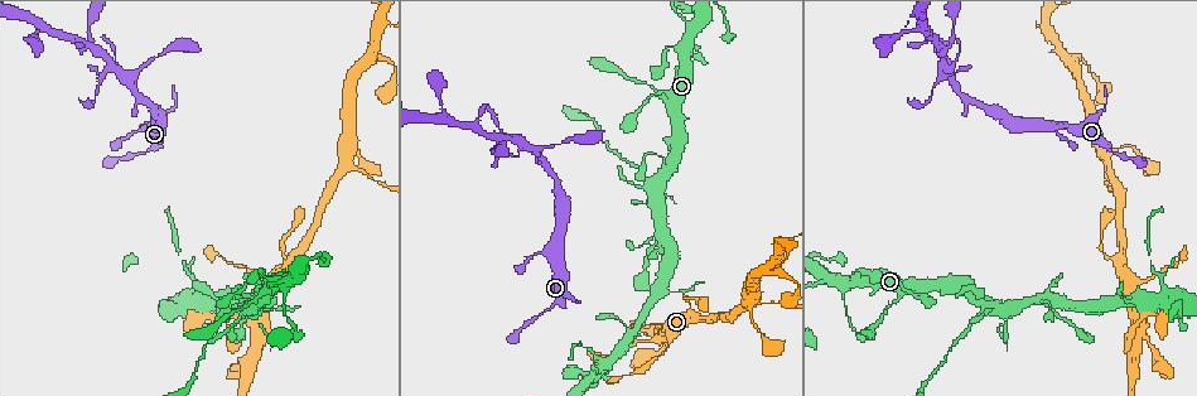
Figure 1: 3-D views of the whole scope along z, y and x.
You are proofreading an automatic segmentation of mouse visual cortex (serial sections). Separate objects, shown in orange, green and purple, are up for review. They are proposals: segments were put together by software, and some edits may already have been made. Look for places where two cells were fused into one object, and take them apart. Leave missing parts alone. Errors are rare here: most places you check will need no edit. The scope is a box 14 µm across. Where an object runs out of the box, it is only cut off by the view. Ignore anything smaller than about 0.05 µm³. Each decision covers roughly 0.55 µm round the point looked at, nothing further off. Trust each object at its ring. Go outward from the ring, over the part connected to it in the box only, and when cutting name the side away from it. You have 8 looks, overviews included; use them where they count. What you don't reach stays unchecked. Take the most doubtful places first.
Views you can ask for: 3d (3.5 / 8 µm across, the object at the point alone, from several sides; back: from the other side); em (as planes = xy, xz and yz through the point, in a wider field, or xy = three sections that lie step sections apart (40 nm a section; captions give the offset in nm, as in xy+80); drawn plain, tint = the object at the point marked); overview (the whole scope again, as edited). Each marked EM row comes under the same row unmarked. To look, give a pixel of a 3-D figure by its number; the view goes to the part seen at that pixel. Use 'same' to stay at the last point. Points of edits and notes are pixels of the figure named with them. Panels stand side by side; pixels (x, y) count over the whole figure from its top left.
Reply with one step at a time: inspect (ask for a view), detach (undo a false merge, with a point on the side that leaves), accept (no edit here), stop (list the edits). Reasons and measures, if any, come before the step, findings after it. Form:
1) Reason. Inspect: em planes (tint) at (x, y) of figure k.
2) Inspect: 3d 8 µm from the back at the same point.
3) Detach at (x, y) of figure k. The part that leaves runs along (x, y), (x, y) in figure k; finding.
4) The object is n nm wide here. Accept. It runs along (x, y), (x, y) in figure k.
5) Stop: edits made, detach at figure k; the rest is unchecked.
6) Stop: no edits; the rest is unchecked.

Inspect: 3d 3.5 µm at (654, 185) of figure 1.

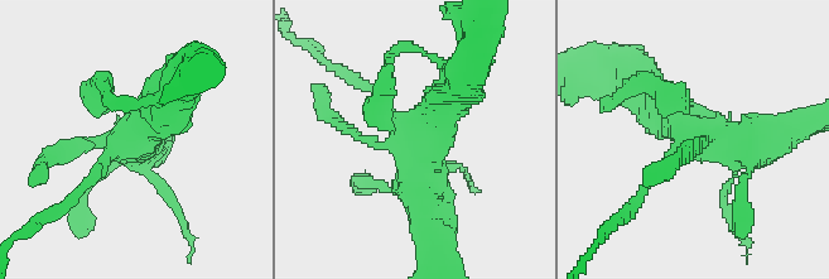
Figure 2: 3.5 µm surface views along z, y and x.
Accept. Continuous, no second cell.

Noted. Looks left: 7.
Calibre changes. Inspect: 3d 3.5 µm at (1161, 284) of figure 1.

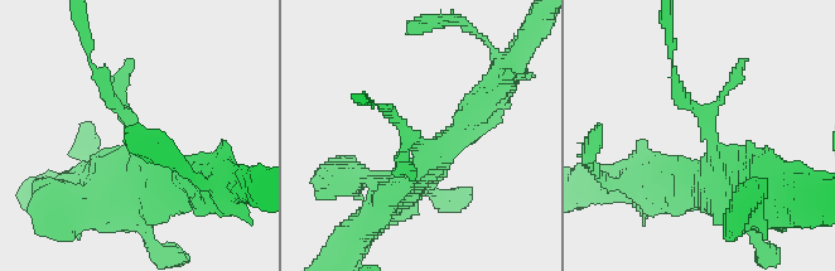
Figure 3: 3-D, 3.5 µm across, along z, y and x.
Inspect: em planes (tint) at (418, 140) of figure 3.

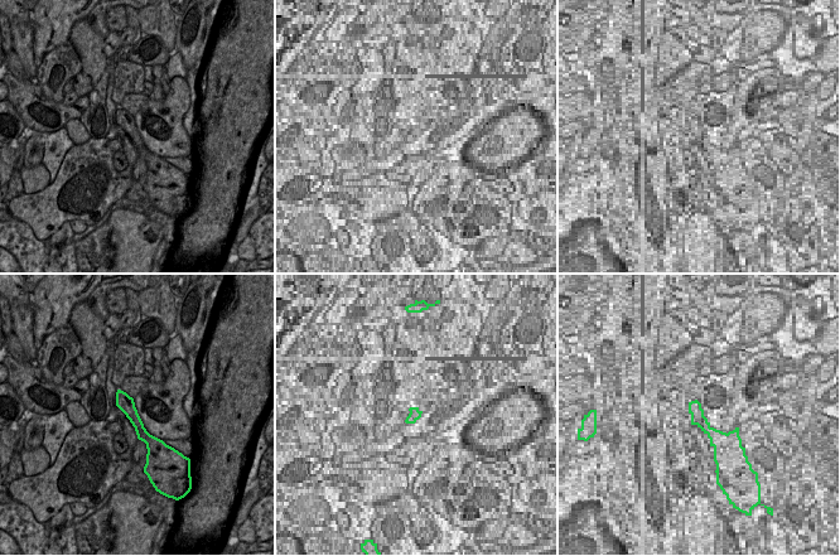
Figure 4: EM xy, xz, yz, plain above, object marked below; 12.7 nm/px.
Accept. It runs along (186, 178), (139, 148), (101, 69) in figure 3; one cell here.

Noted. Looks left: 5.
Three arms meet. Inspect: 3d 3.5 µm from the back at (941, 51) of figure 1.

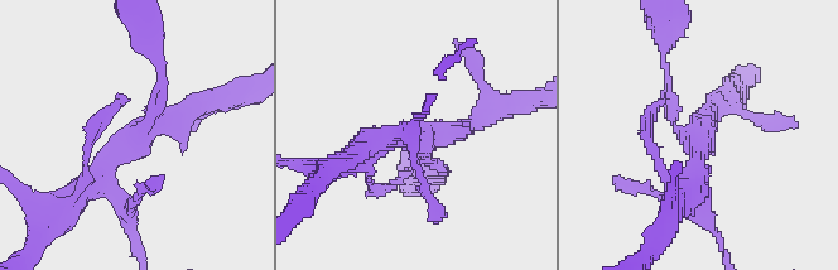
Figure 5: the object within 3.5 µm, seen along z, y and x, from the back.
3 arms meet here; the arms are 150, 250, 300 nm wide. Inspect: em xy step 5 (tint) at (424, 139) of figure 5.

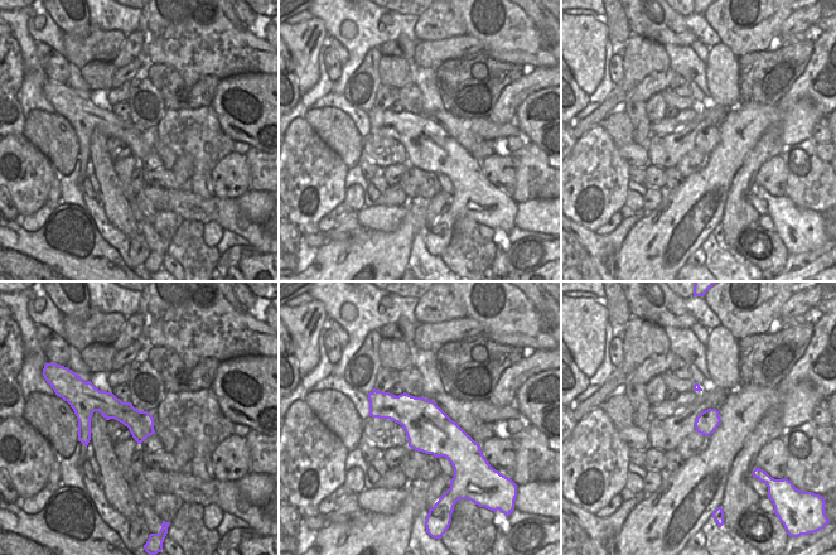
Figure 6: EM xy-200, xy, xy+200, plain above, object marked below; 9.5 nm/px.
Accept. It runs along (78, 193), (125, 143), (210, 105) in figure 5; continuous, no second cell.

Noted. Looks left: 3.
Stop: no edits; the rest is unchecked.

